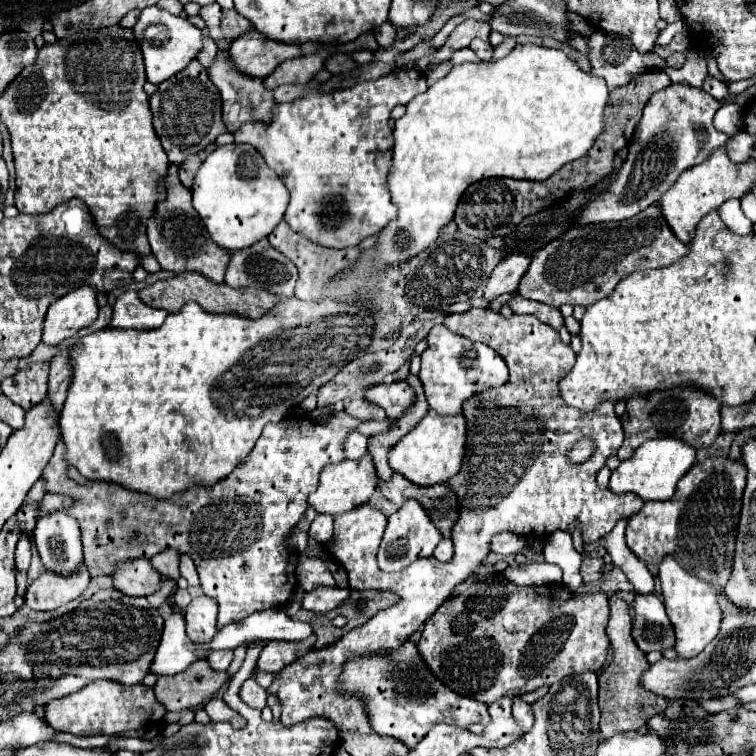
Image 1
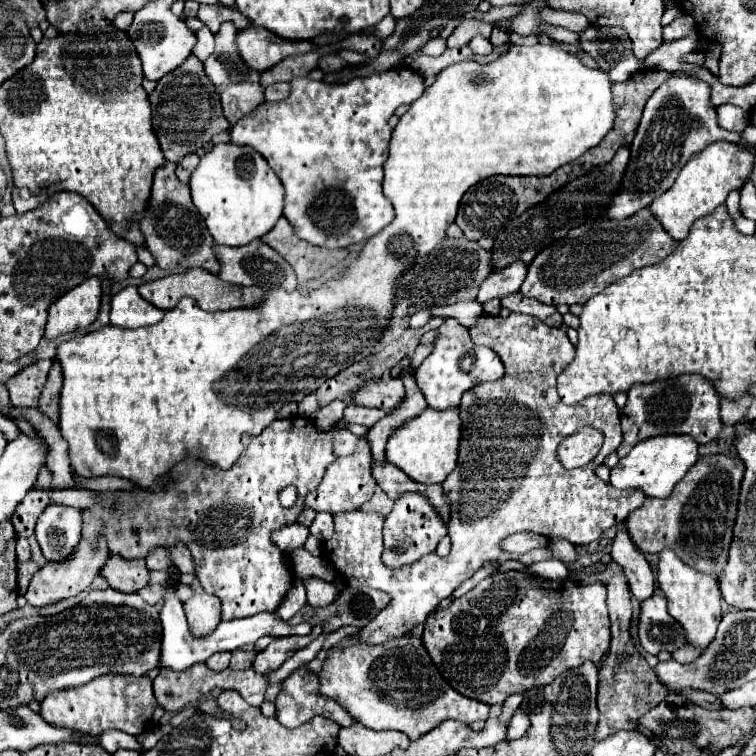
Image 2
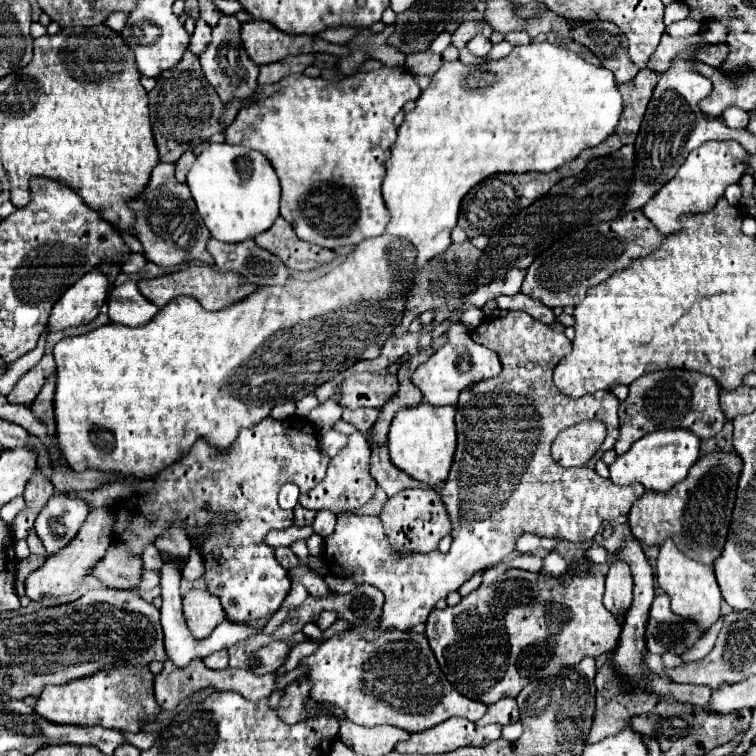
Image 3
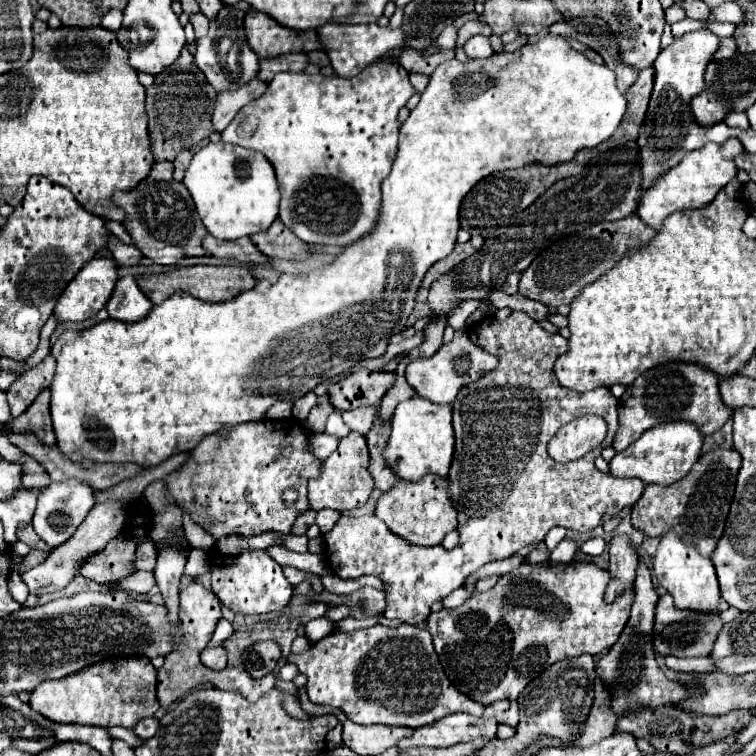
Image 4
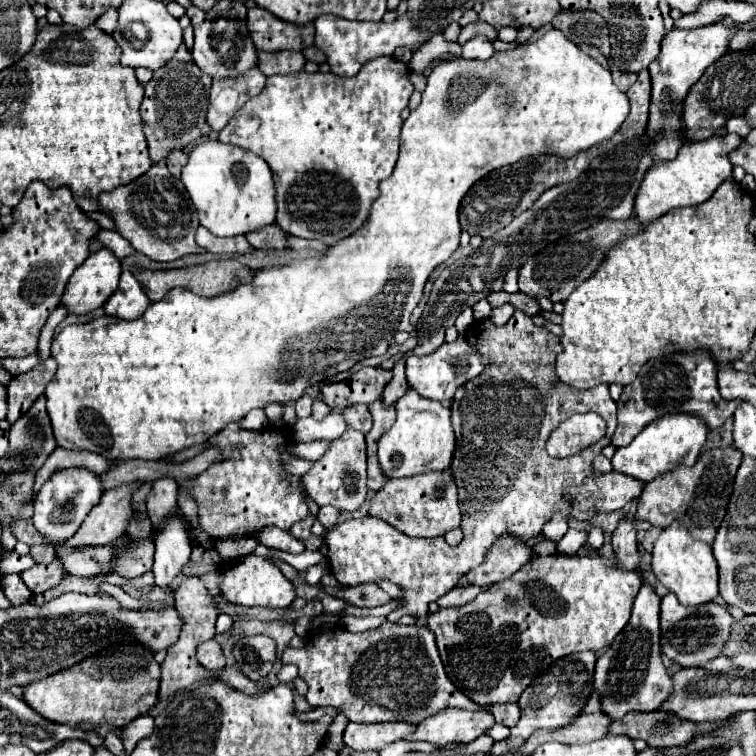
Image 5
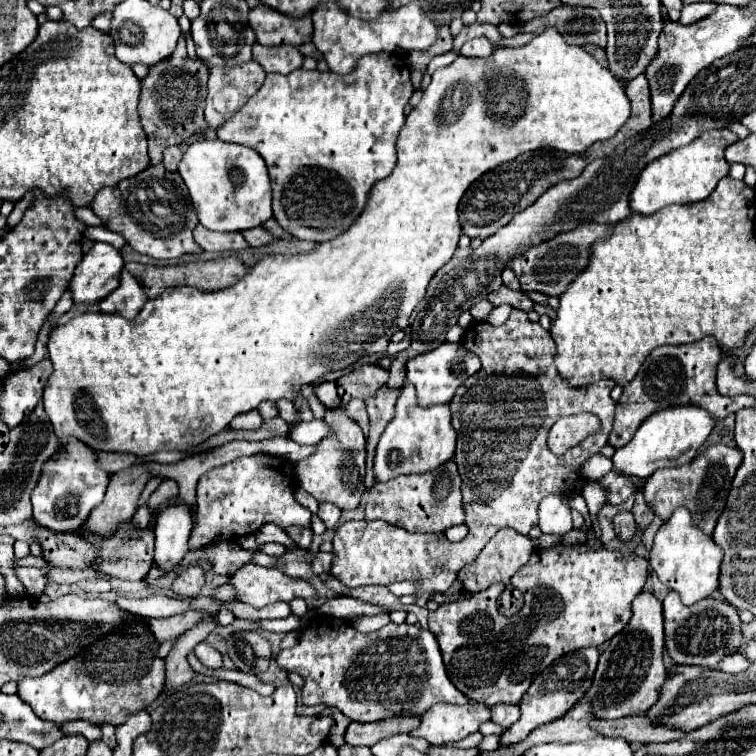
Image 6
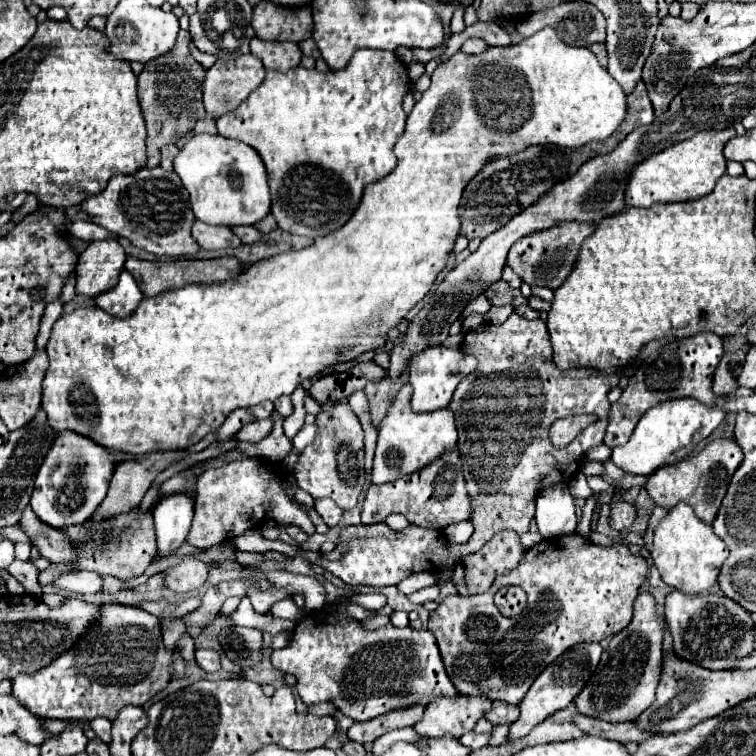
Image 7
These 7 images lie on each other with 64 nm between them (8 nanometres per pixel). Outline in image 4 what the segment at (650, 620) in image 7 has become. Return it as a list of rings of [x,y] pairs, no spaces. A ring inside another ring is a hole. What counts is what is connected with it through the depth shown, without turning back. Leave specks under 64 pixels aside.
[[[634,546],[634,552],[638,554],[638,568],[636,568],[636,582],[634,582],[634,604],[630,610],[630,618],[618,638],[618,642],[610,648],[606,656],[600,658],[596,672],[608,680],[608,686],[612,682],[612,704],[616,704],[616,712],[624,712],[628,704],[648,704],[648,710],[656,710],[660,704],[680,704],[694,696],[704,696],[704,688],[688,688],[680,682],[668,680],[662,670],[656,664],[654,648],[652,648],[652,624],[654,624],[654,608],[658,594],[652,586],[652,574],[646,566],[646,562],[640,556],[640,550]]]

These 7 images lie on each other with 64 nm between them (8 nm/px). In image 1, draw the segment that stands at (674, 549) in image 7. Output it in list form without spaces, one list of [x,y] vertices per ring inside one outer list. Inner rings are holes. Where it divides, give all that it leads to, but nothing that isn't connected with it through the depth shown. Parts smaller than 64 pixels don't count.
[[[666,556],[662,560],[658,578],[662,584],[666,614],[670,618],[670,624],[672,624],[674,636],[676,636],[674,650],[680,658],[692,658],[692,656],[700,654],[702,648],[718,636],[720,620],[722,620],[722,610],[718,606],[718,592],[710,584],[704,584],[704,582],[700,582],[700,578],[682,570],[682,566],[672,556]]]

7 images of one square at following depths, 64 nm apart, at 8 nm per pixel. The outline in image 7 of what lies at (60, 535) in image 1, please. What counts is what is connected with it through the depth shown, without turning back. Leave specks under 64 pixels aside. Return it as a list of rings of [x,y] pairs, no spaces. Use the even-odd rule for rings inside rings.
[[[62,432],[56,436],[48,456],[44,458],[44,464],[38,470],[30,506],[34,514],[52,528],[84,524],[104,500],[112,472],[114,462],[108,450],[92,440],[82,438],[80,434]]]

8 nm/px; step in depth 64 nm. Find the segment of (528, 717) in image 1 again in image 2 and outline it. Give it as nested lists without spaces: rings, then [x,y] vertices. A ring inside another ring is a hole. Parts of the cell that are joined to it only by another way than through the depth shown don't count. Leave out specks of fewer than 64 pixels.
[[[518,708],[510,720],[510,728],[508,728],[508,738],[514,740],[514,738],[520,738],[526,730],[530,728],[530,718],[526,716],[526,712],[522,708]]]

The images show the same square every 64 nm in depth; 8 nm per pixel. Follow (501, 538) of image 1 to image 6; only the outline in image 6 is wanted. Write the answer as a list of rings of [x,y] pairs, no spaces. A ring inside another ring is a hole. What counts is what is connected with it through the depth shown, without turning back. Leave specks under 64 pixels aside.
[[[546,496],[540,504],[540,530],[544,534],[564,536],[572,530],[568,496]]]

